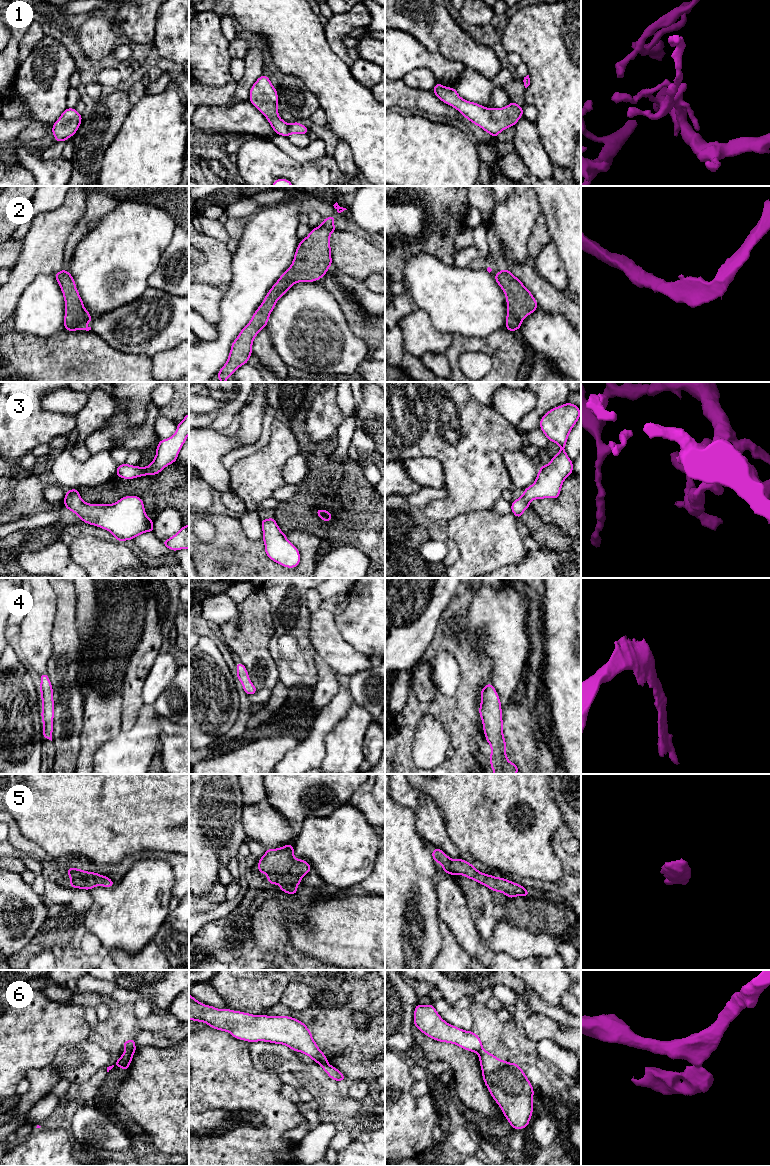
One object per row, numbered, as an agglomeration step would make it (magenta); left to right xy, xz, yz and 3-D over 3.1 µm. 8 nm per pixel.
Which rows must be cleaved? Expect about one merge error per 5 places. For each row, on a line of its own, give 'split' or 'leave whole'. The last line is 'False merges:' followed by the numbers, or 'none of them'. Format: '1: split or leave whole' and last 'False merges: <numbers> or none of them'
1: leave whole
2: leave whole
3: leave whole
4: leave whole
5: leave whole
6: split
False merges: 6

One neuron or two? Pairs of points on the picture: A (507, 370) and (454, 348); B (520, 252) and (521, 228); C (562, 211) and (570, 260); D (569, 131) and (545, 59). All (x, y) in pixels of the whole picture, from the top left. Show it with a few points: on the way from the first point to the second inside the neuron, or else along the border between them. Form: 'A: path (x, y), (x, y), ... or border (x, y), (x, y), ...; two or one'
A: path (497, 356), (485, 345), (468, 345); one
B: path (520, 246), (520, 234); one
C: path (570, 223), (570, 248); one
D: path (568, 113), (568, 82), (563, 77); one

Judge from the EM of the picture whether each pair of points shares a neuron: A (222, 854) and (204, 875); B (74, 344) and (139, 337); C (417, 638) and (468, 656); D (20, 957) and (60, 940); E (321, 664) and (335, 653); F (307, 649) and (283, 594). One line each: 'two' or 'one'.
A: one
B: two
C: two
D: one
E: two
F: one

